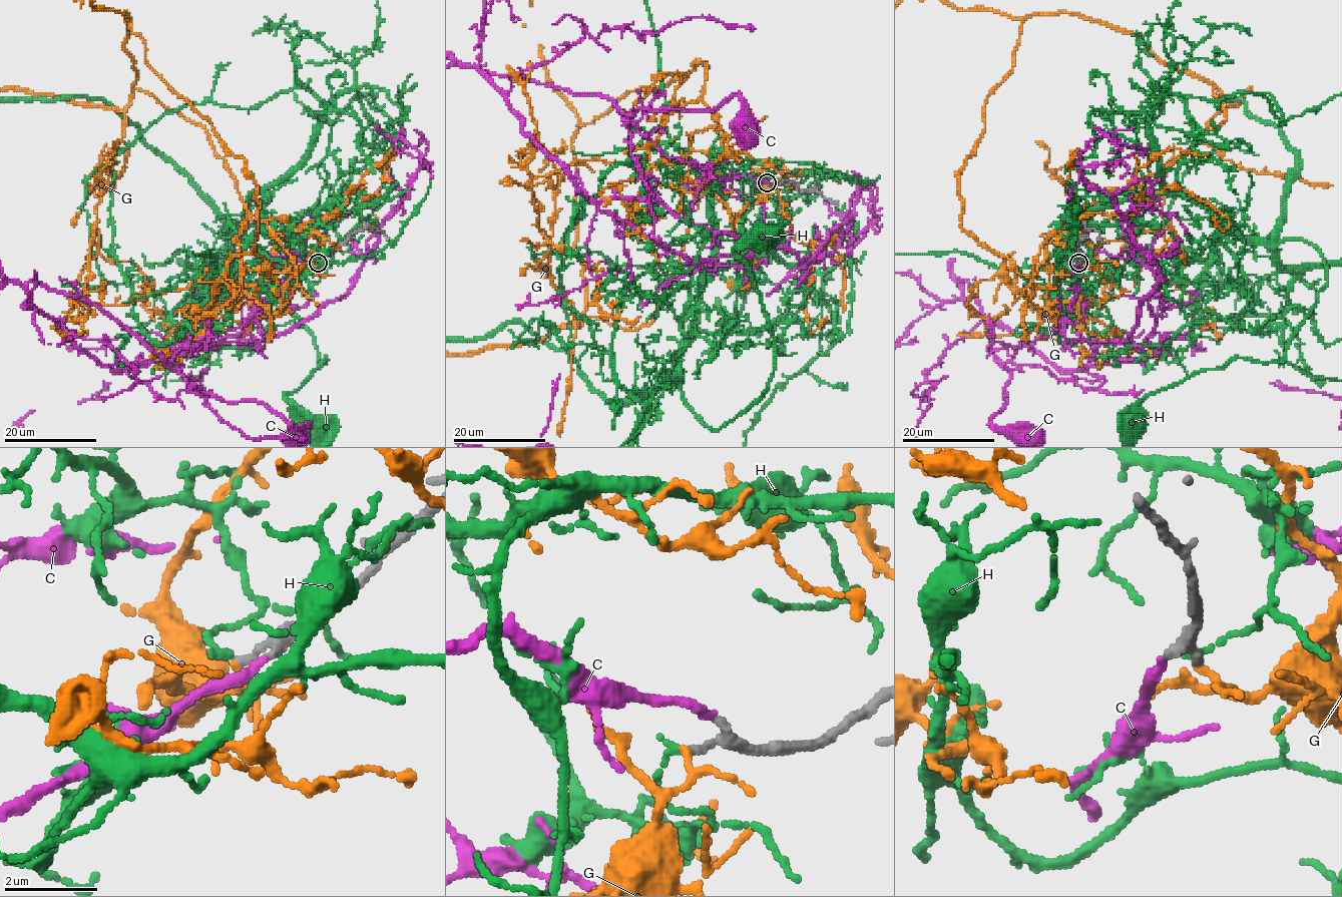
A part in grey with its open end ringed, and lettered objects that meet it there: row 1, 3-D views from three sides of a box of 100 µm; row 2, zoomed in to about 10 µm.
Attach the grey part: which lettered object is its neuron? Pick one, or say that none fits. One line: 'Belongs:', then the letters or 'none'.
Belongs: C

